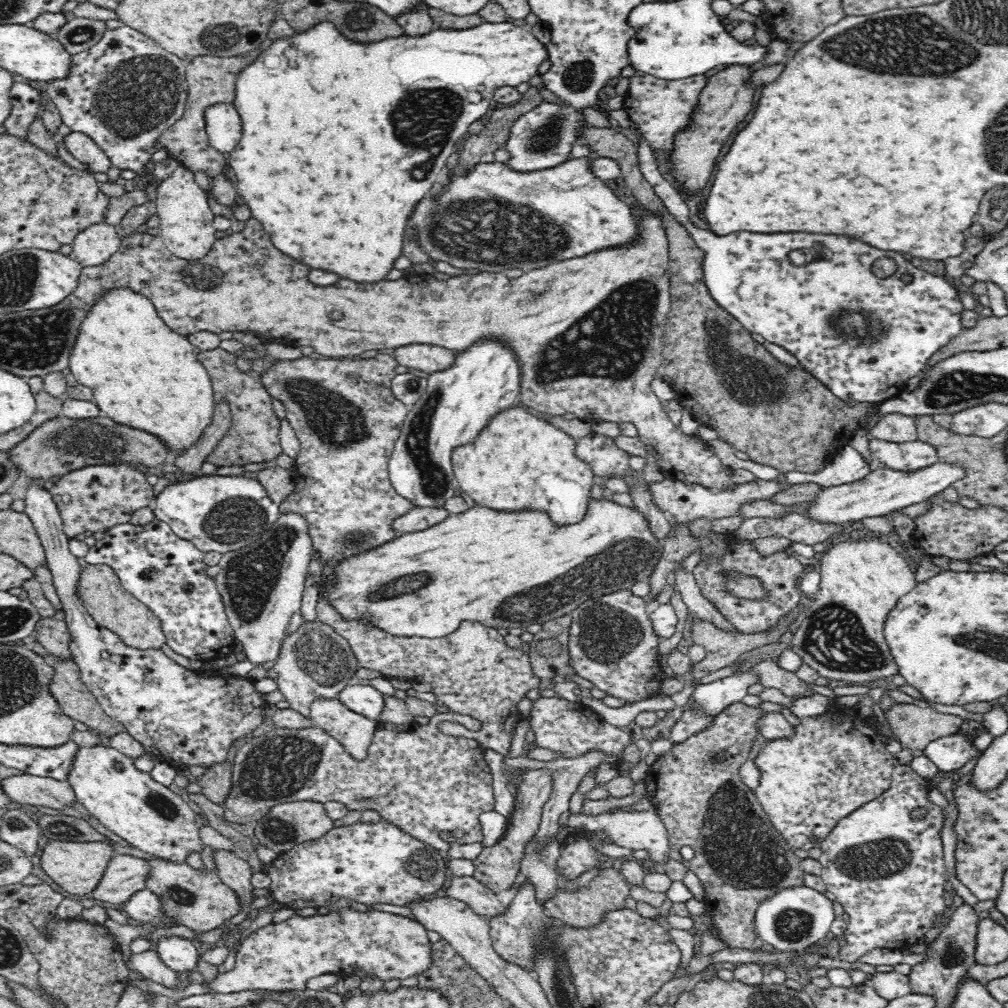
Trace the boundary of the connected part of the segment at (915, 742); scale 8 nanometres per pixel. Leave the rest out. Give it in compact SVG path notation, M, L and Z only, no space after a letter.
M898 703L886 718L895 738L909 751L924 751L933 740L956 735L963 722L958 716L913 703Z

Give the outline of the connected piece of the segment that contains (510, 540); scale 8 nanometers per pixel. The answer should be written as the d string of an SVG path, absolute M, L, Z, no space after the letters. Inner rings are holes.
M591 497L587 502L588 512L586 516L576 522L576 524L564 524L558 526L552 522L552 518L546 512L540 510L516 510L516 512L496 512L492 508L484 508L482 505L468 507L468 510L460 514L452 514L442 522L422 530L422 532L401 533L392 540L392 544L384 544L376 550L346 558L340 566L336 566L336 578L328 582L326 595L328 601L332 601L332 606L336 607L340 614L350 619L360 619L366 623L382 628L383 631L398 636L417 636L428 638L440 638L442 635L454 632L462 620L476 620L480 624L487 625L490 628L522 628L526 629L532 624L544 624L548 620L560 618L570 614L575 608L587 600L594 599L608 592L616 590L630 590L633 584L639 580L648 580L654 572L654 566L660 558L662 541L657 540L656 535L650 530L648 519L638 511L636 507L618 504L609 499L596 499Z

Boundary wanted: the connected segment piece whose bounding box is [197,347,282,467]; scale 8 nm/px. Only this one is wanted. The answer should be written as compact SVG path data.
M222 348L200 351L197 358L210 375L214 404L225 402L230 411L230 426L224 436L216 443L214 450L205 458L218 466L243 466L250 462L264 462L282 454L280 445L280 419L272 409L272 396L264 387L262 378L240 371L235 365L235 353Z

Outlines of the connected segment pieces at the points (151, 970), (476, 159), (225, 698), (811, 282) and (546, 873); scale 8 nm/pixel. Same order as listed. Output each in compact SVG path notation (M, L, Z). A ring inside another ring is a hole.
M148 950L140 953L130 953L130 958L124 961L124 965L132 974L140 974L143 978L150 978L166 987L172 989L182 989L180 975L170 968L160 959L158 951Z
M544 82L538 86L531 86L526 93L522 94L521 100L513 106L506 109L497 110L487 122L484 130L482 130L477 136L472 136L466 139L466 143L463 146L463 151L459 157L459 163L457 164L460 169L467 169L476 163L491 163L496 160L496 154L494 153L497 149L506 147L507 141L510 137L510 128L512 124L526 112L534 109L538 104L542 104L543 100L540 95L542 90L546 90Z
M34 480L27 486L24 496L25 513L30 517L38 536L42 541L47 560L46 567L50 569L55 593L61 602L61 610L70 631L70 658L74 659L80 670L80 679L88 691L100 703L102 711L114 720L118 720L135 740L138 740L148 754L155 759L167 761L170 765L196 765L211 767L227 759L229 746L236 738L247 736L252 740L252 732L262 722L262 711L268 706L262 700L262 695L253 689L253 682L245 677L232 677L230 674L212 673L207 679L200 677L197 671L191 671L166 656L161 649L140 650L124 644L119 636L107 628L102 628L94 622L86 610L80 595L78 582L82 572L82 562L69 549L69 538L63 531L63 522L59 515L52 493L42 484L43 480Z
M643 138L639 139L639 143L637 157L640 172L664 202L666 211L688 231L697 247L704 251L703 280L710 296L750 333L759 334L766 342L784 348L797 358L801 368L834 396L844 400L852 398L858 403L879 404L891 396L909 391L927 366L928 359L960 332L960 313L964 308L948 279L932 276L916 268L898 252L884 252L852 236L840 234L732 232L726 236L717 236L711 230L702 230L692 222L679 191L658 171L650 145ZM792 250L804 250L808 256L818 256L814 256L814 260L803 267L796 267L788 260ZM818 250L826 250L826 254L820 254ZM880 256L894 258L898 265L898 272L886 280L880 280L872 274L871 266ZM906 276L910 277L908 282L904 280Z
M552 838L552 842L548 842L548 846L544 846L542 850L535 848L535 841L528 842L528 849L522 858L520 864L520 873L517 877L516 883L512 888L517 891L519 884L526 879L530 879L536 885L536 897L540 905L555 892L553 890L557 887L557 860L561 854L562 846Z

